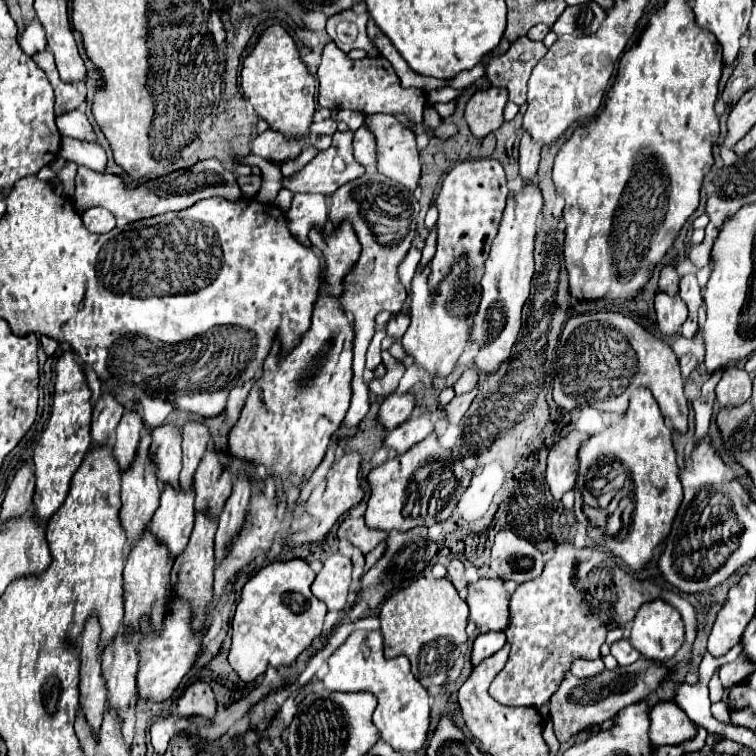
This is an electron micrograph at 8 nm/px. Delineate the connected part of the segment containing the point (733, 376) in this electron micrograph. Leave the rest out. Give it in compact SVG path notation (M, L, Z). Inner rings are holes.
M728 366L716 386L716 402L720 406L738 406L752 394L752 376L744 368Z

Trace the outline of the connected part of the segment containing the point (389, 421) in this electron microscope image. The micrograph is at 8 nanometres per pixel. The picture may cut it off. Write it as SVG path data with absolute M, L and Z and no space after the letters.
M390 394L378 414L378 420L386 430L394 430L398 424L406 422L416 408L412 394Z

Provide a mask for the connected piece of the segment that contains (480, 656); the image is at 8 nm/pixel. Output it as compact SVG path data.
M488 632L480 634L474 642L474 652L472 652L472 664L480 664L484 658L492 656L506 644L506 634L504 632Z

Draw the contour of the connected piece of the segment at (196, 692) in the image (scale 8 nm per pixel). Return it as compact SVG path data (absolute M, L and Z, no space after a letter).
M194 682L190 684L184 694L178 698L176 706L180 716L204 716L214 718L216 714L216 700L214 692L206 682Z

